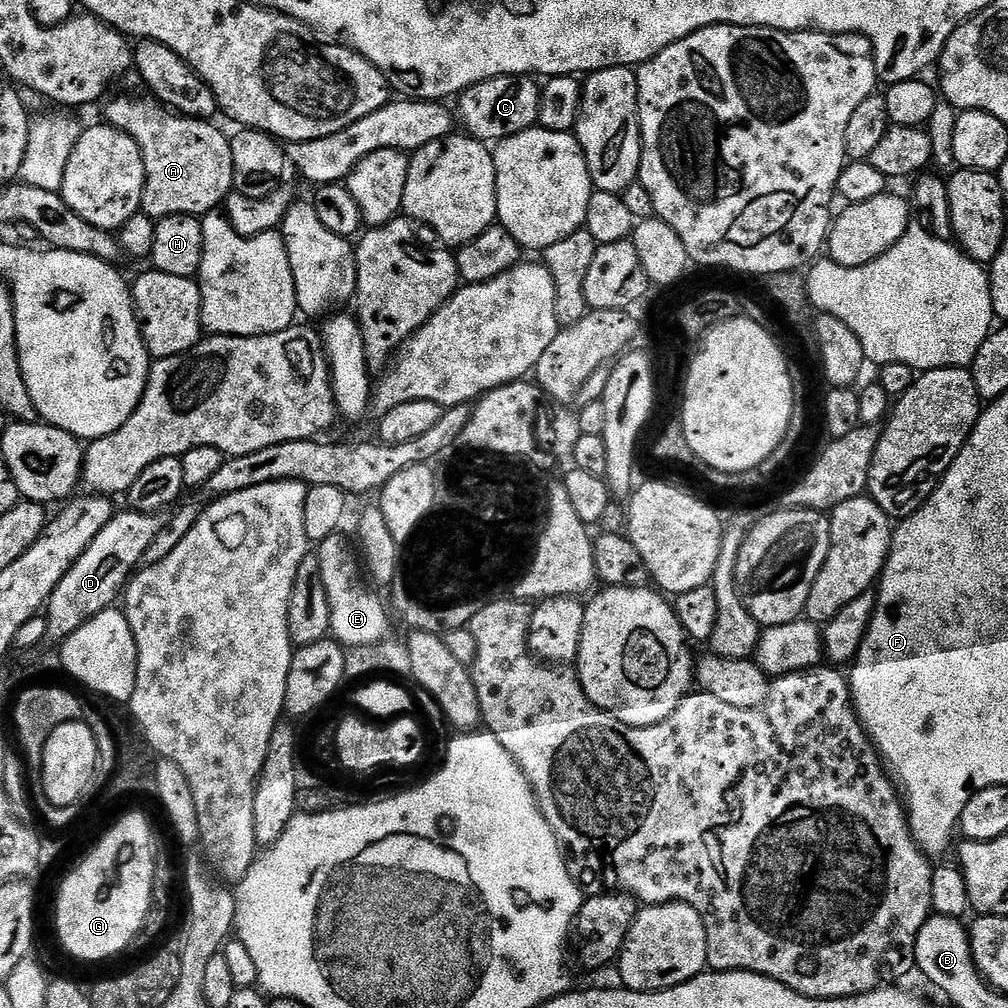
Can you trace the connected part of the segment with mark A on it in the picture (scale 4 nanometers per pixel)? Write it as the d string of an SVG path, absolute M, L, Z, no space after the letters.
M128 104L126 106L122 106L118 110L118 117L115 120L112 120L113 125L120 129L121 132L126 133L129 137L131 137L137 146L140 148L140 153L142 154L142 162L144 163L144 193L142 194L142 202L140 203L140 207L142 209L143 215L151 216L153 221L158 221L163 218L163 216L195 216L197 218L203 217L203 212L208 212L211 208L216 208L220 203L223 202L224 199L228 196L228 191L232 188L232 179L238 176L236 171L236 163L234 162L234 158L232 157L232 145L230 143L229 137L224 136L216 136L213 140L200 140L200 137L204 130L195 119L189 118L179 118L175 113L172 113L168 110L163 110L164 112L160 113L156 108L148 108L142 104L138 104L135 108Z

